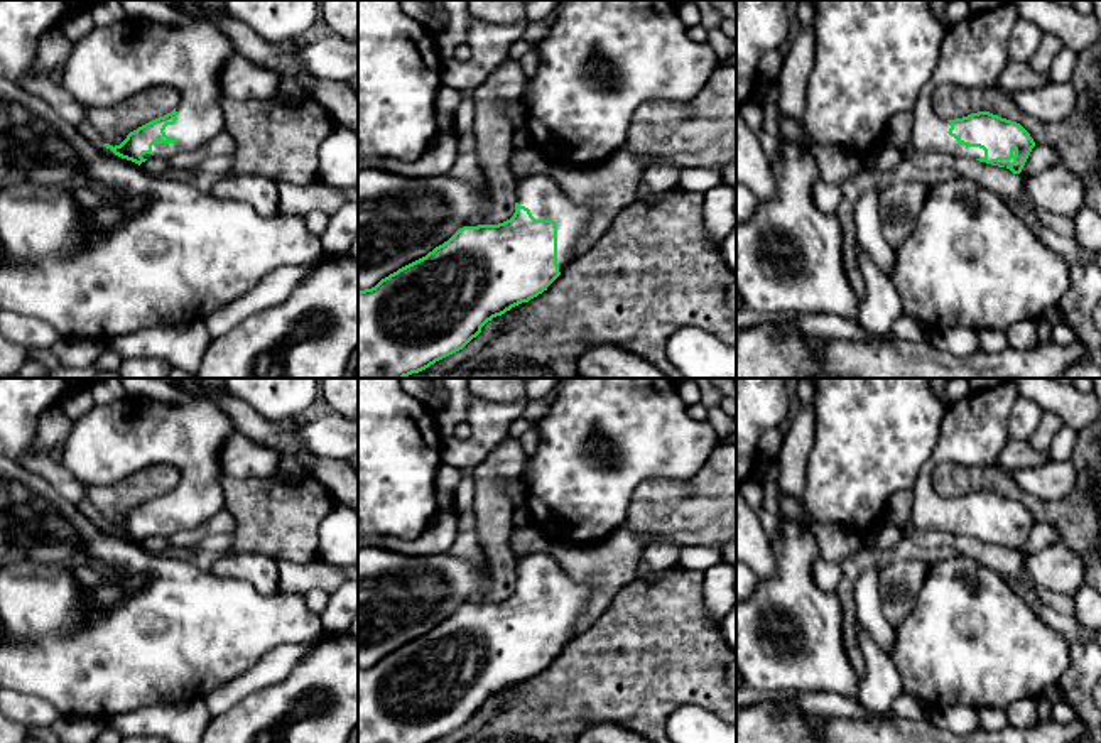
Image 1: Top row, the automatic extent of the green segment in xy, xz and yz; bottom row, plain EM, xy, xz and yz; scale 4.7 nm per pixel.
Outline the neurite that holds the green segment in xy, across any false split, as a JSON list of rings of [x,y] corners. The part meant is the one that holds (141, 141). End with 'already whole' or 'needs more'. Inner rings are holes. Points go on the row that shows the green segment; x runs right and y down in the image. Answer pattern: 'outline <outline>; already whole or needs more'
outline [[[145,19],[95,27],[74,44],[62,71],[62,86],[84,108],[106,108],[150,88],[172,88],[181,95],[177,106],[137,130],[120,145],[105,144],[115,155],[142,164],[147,159],[171,159],[179,152],[194,152],[225,132],[220,74],[225,62],[236,54],[235,46],[208,20],[184,27],[167,27]]]; needs more

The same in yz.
outline [[[1005,0],[995,10],[971,14],[946,29],[934,76],[920,89],[912,110],[914,125],[907,150],[969,157],[1006,167],[1013,174],[1022,172],[1035,142],[1020,123],[990,111],[944,120],[932,108],[934,91],[942,84],[996,88],[1010,61],[1008,42],[1018,19],[1015,0]]]; needs more

